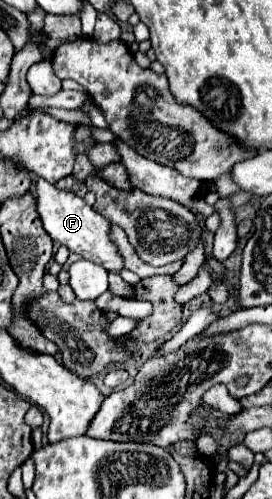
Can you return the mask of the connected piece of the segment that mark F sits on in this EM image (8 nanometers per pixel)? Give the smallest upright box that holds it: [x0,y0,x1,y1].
[35,179,123,273]

